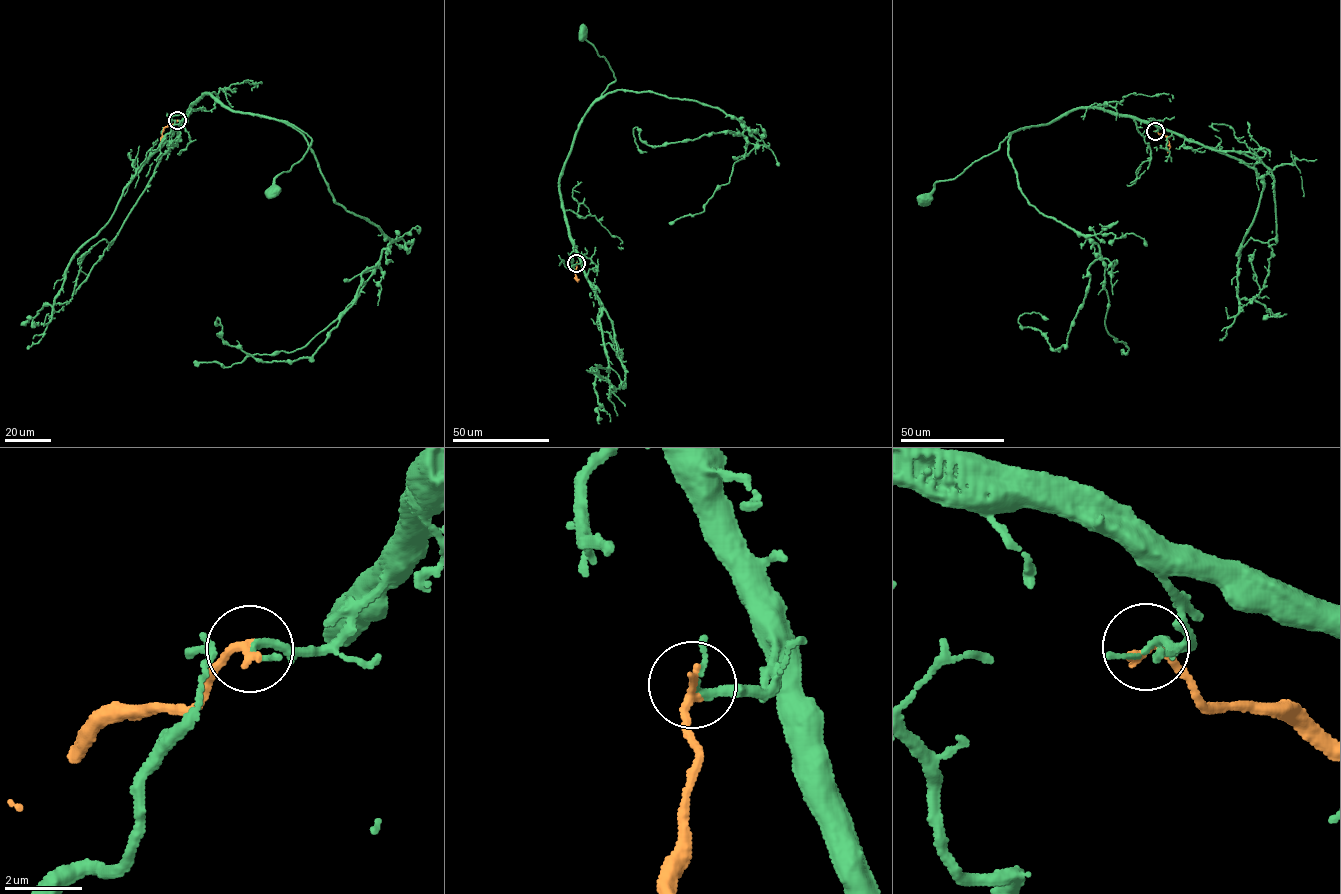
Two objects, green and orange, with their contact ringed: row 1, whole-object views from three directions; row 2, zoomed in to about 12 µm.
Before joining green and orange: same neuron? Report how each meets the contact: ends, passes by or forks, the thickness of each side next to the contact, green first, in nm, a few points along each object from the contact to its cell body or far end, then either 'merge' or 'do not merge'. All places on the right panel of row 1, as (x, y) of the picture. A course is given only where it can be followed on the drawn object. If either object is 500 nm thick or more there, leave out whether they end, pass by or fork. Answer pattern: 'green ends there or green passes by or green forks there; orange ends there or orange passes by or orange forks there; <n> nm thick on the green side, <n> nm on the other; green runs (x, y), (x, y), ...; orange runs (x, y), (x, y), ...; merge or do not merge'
green passes by; orange ends there; 160 nm thick on the green side, 260 nm on the other; green runs (1156, 130), (1095, 108), (1071, 110), (1009, 133), (998, 149), (935, 183), (925, 199); orange runs (1156, 130), (1167, 138), (1170, 147), (1167, 152); merge

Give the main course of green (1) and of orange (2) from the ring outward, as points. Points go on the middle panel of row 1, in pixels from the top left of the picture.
1: (576, 263), (580, 261), (569, 236), (559, 179), (581, 118), (615, 80), (605, 58), (582, 39), (583, 33)
2: (576, 263), (574, 278), (577, 281), (579, 279)

